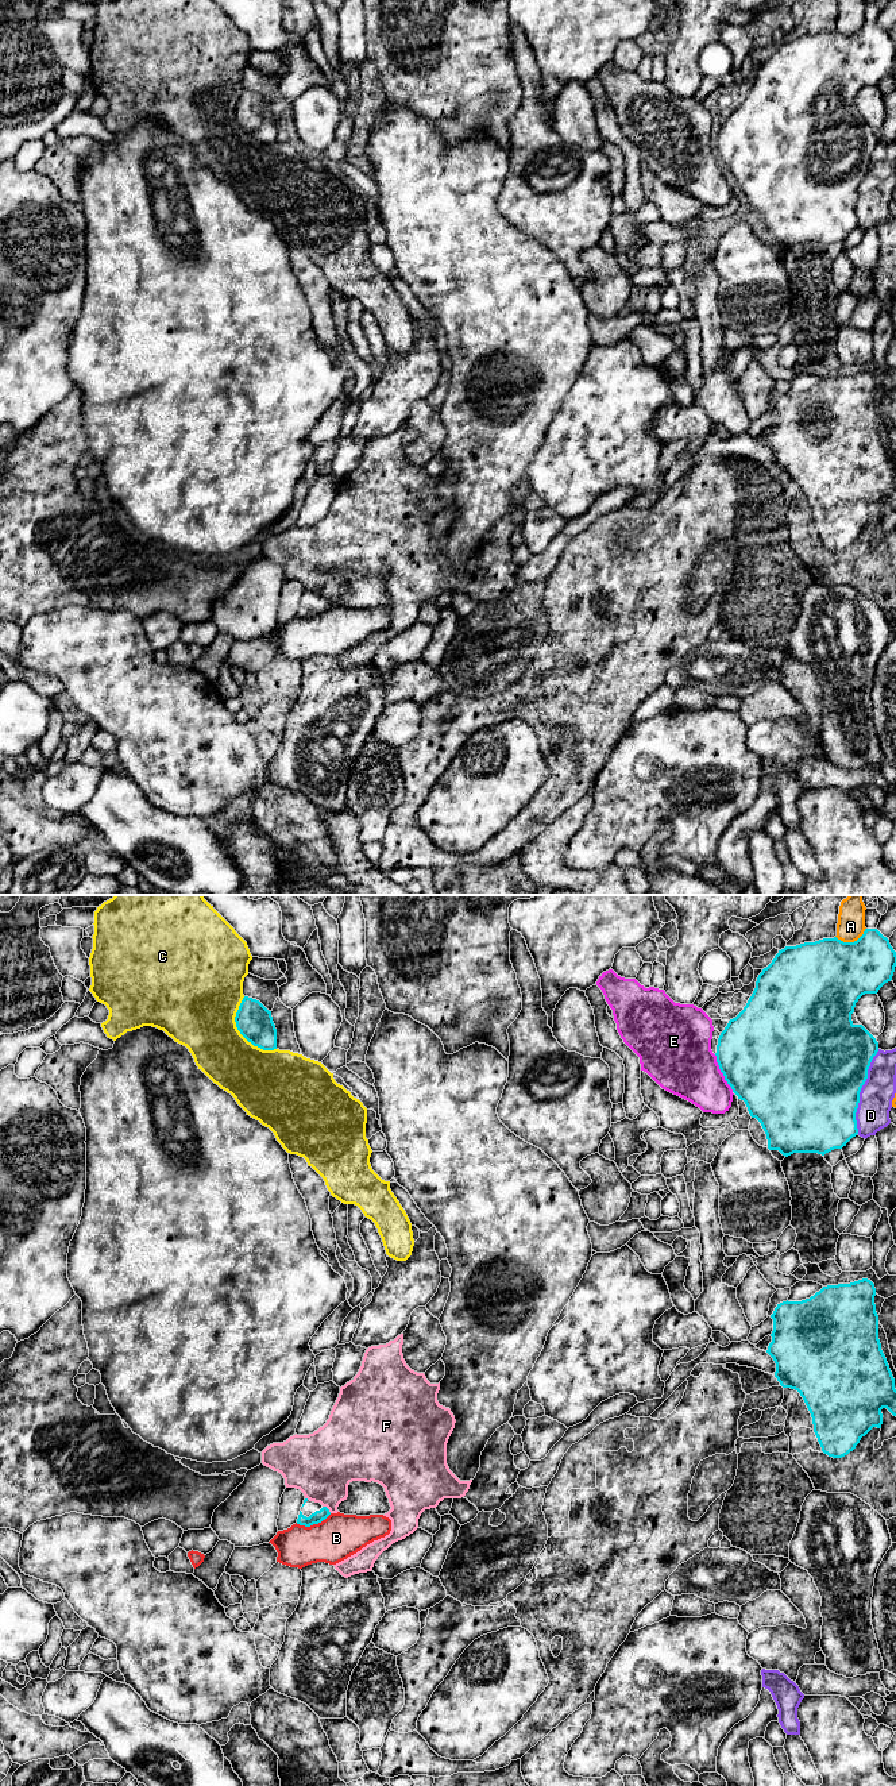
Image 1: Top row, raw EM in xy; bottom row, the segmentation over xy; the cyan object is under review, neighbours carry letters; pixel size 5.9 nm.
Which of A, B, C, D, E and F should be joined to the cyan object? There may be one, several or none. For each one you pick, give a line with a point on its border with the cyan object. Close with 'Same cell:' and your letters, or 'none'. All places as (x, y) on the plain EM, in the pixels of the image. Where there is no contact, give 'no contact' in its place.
Same cell: none

